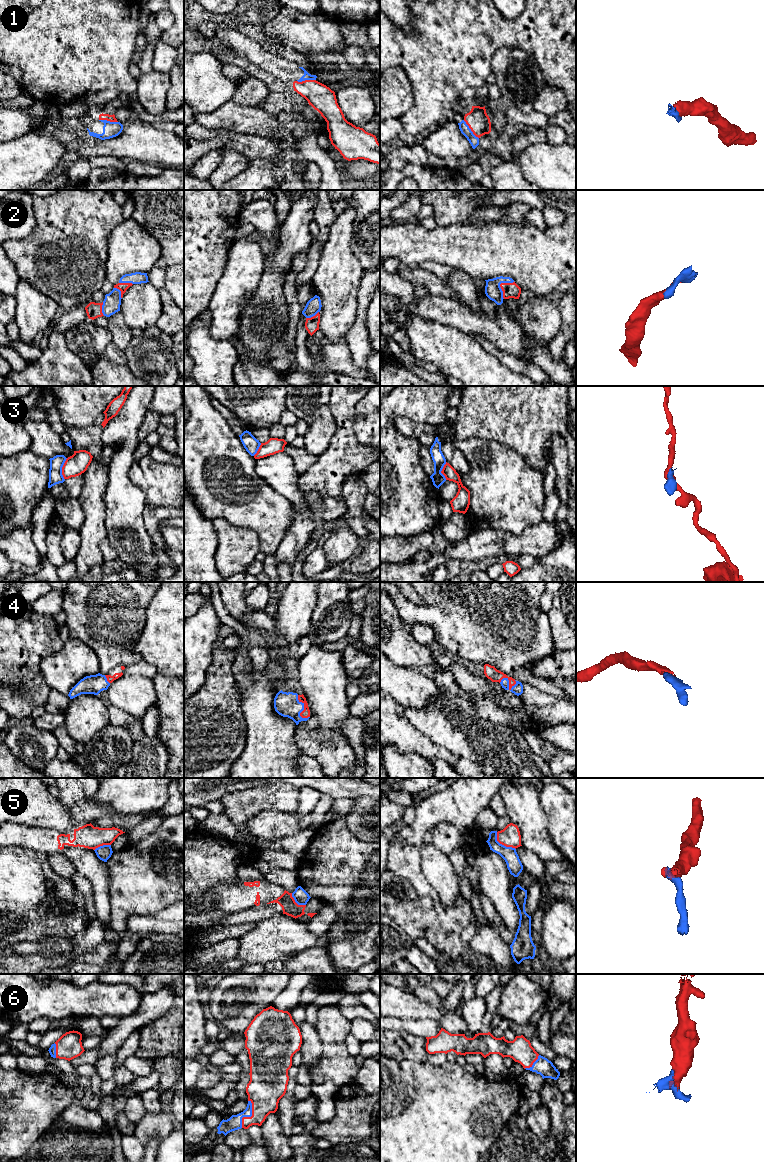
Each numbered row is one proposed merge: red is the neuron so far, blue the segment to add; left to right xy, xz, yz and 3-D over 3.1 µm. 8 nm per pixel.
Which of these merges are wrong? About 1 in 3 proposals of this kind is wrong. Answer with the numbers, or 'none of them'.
3, 5

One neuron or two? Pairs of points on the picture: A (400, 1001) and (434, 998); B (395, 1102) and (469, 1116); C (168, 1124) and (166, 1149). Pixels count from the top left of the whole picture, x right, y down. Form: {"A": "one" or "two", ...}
{"A": "two", "B": "one", "C": "two"}

